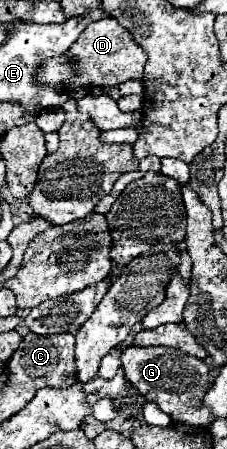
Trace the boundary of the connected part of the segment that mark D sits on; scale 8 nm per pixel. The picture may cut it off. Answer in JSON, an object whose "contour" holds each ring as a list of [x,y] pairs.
{"contour":[[[101,18],[97,22],[91,22],[77,42],[69,48],[69,52],[77,58],[77,70],[73,70],[65,58],[57,56],[41,64],[37,72],[37,82],[39,84],[49,84],[57,90],[71,92],[75,86],[93,86],[93,88],[103,88],[103,86],[117,86],[127,80],[141,80],[143,78],[143,68],[147,62],[147,54],[141,52],[137,42],[131,38],[131,34],[117,24],[115,18]]]}

